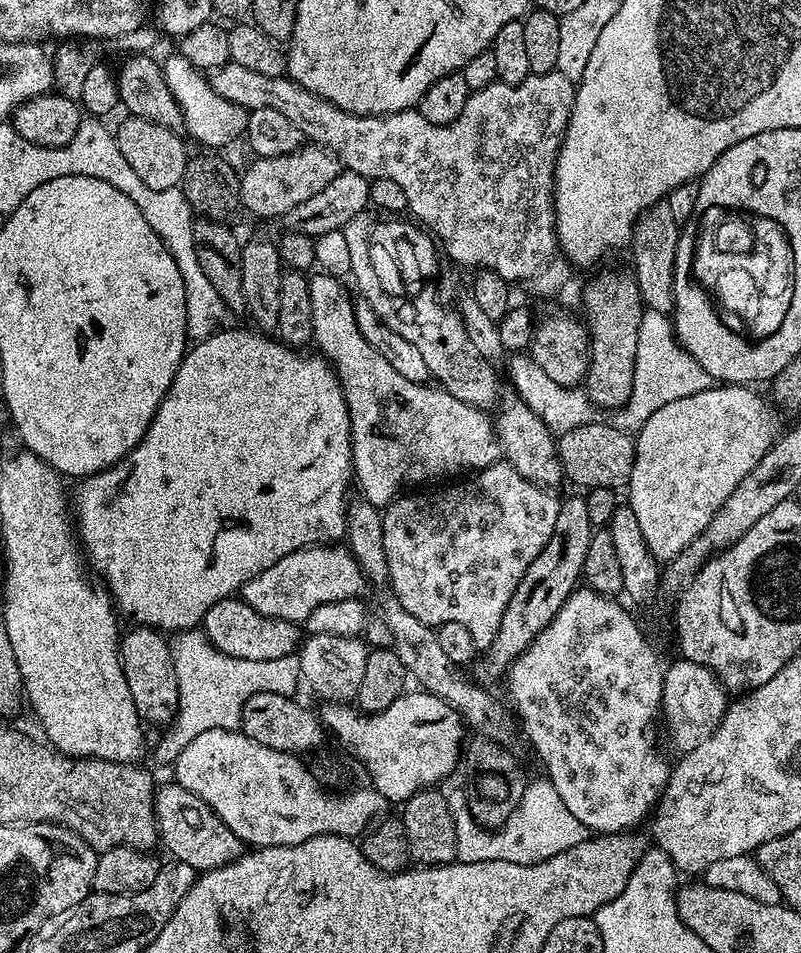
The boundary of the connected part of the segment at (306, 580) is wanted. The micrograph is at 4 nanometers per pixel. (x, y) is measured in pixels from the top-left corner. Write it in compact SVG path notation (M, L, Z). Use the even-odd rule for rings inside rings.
M329 542L314 544L294 554L286 554L286 558L278 558L270 570L262 570L262 574L244 584L242 599L254 606L258 614L266 614L266 618L303 622L311 612L318 610L318 606L322 606L322 602L359 597L364 586L365 575L349 549Z

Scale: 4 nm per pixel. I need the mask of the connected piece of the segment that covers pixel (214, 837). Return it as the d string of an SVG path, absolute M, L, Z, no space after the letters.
M169 782L161 783L156 789L154 802L154 814L156 815L156 835L159 843L164 844L167 854L173 860L186 862L186 866L195 868L197 873L209 872L215 868L221 868L227 864L233 864L239 856L243 856L246 845L214 814L198 794L190 794L180 784Z

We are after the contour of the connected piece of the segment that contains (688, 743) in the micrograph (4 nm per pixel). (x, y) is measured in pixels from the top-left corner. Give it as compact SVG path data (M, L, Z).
M676 658L672 665L664 668L660 703L662 728L668 731L668 740L677 748L677 753L689 752L694 750L694 746L706 742L706 738L710 738L710 734L722 722L729 703L729 693L720 679L706 666Z

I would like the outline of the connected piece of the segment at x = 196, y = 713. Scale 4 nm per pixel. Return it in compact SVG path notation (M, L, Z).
M203 631L173 632L168 640L170 658L178 678L180 705L175 720L171 721L168 733L156 744L156 760L171 765L178 754L206 730L237 731L246 698L269 692L292 696L296 683L301 683L300 661L295 655L286 658L270 658L270 662L250 662L246 658L232 658L222 654L204 637Z

